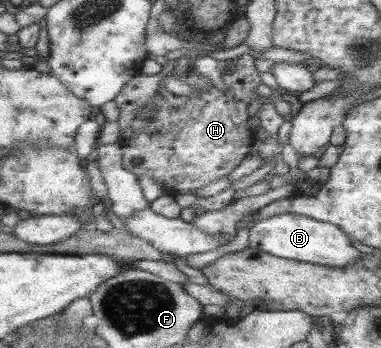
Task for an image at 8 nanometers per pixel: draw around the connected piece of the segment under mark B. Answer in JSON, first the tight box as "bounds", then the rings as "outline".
{"bounds":[248,213,360,267],"outline":[[[280,213],[255,222],[248,229],[248,247],[283,259],[313,263],[323,267],[351,265],[360,254],[336,225],[294,213]]]}

